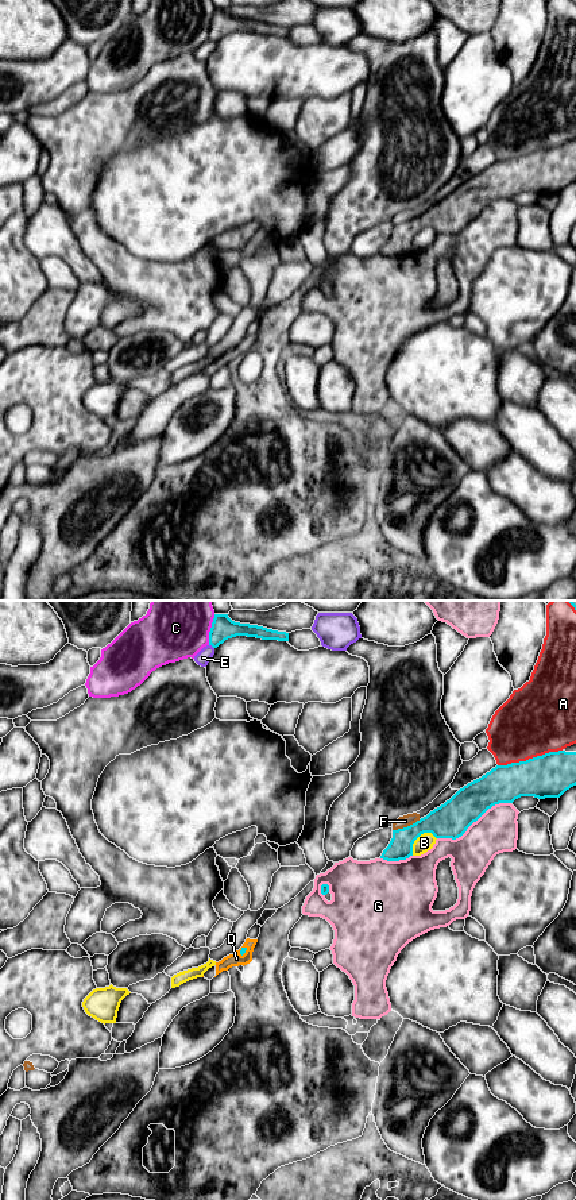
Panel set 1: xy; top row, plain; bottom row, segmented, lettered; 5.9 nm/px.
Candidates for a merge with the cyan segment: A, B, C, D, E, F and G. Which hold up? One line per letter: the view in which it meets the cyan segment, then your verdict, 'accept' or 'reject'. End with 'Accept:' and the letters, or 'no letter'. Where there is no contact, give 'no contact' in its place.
A: xy | reject
B: xy | reject
C: xy | reject
D: xy | accept
E: xy | reject
F: xy | reject
G: xy | reject
Accept: D

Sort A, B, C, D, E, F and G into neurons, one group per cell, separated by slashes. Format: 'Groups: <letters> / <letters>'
Groups: A / B / C / D / E / F / G

